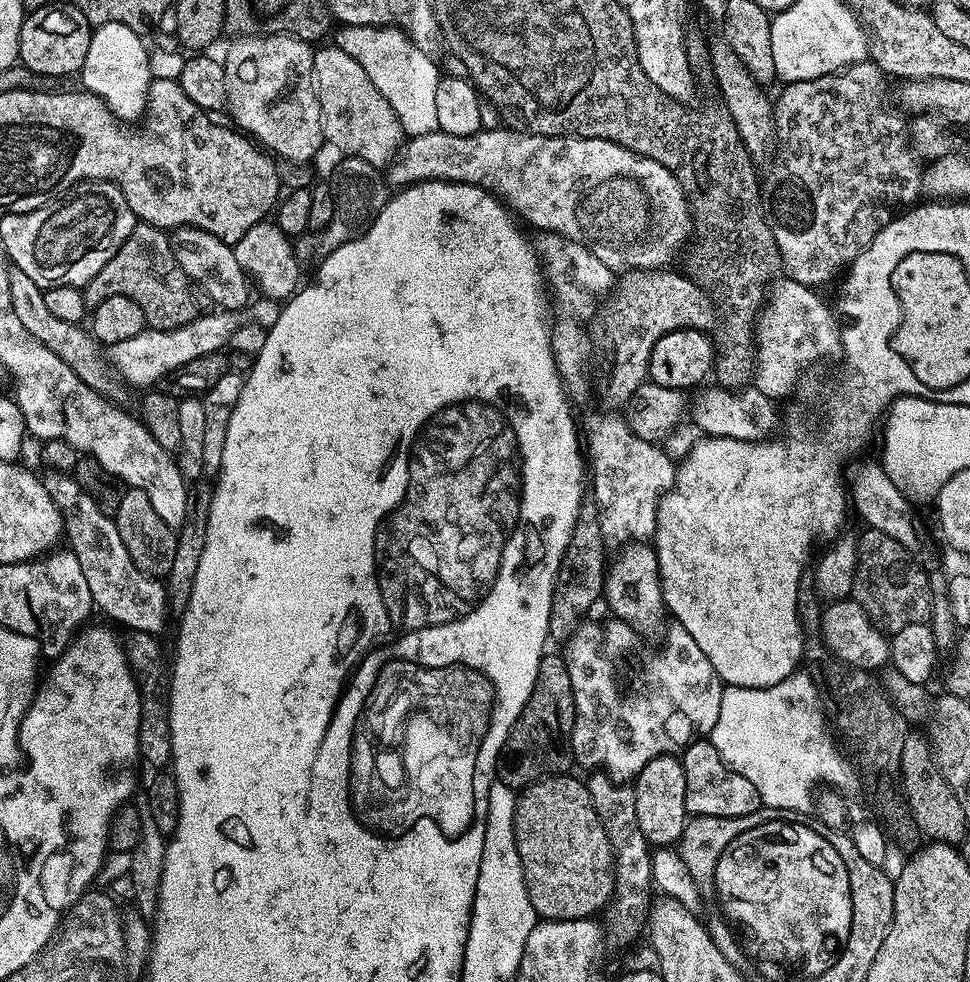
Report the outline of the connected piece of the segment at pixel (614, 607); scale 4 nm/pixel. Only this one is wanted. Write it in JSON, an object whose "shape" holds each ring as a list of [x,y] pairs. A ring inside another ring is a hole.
{"shape":[[[629,542],[619,549],[616,561],[607,565],[604,574],[604,591],[602,593],[603,603],[608,603],[608,608],[612,611],[611,615],[619,620],[621,624],[627,624],[633,633],[640,636],[661,635],[665,627],[666,609],[664,606],[664,595],[660,585],[660,567],[656,557],[656,549],[648,542]]]}

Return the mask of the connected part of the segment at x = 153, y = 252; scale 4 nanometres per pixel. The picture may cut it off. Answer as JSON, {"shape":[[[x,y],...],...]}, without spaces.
{"shape":[[[143,222],[137,223],[118,254],[114,254],[114,258],[110,258],[110,262],[106,262],[106,266],[102,266],[102,270],[98,270],[98,274],[94,274],[94,278],[90,278],[90,282],[82,288],[89,309],[98,307],[111,296],[134,298],[134,302],[142,306],[145,325],[162,329],[180,327],[198,315],[192,290],[194,288],[187,274],[176,261],[174,244],[169,233]]]}

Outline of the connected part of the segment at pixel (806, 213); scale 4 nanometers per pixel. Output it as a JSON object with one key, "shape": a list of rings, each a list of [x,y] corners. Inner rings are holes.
{"shape":[[[865,58],[858,64],[852,64],[849,68],[842,68],[838,72],[831,72],[822,78],[794,80],[785,83],[784,89],[780,92],[780,97],[775,97],[776,147],[770,160],[772,169],[769,170],[768,177],[765,180],[763,177],[762,180],[762,203],[764,214],[768,218],[769,226],[772,227],[772,233],[780,251],[780,263],[783,271],[799,283],[819,286],[818,284],[824,284],[827,280],[834,279],[836,275],[839,277],[848,265],[858,258],[858,254],[862,254],[862,250],[866,250],[866,246],[870,246],[870,242],[874,242],[874,238],[891,222],[892,217],[897,215],[898,209],[907,210],[921,199],[920,174],[922,164],[914,151],[914,140],[910,135],[909,121],[895,107],[892,109],[884,105],[884,95],[888,92],[888,83],[890,80],[884,71],[877,64],[872,63],[871,59]]]}

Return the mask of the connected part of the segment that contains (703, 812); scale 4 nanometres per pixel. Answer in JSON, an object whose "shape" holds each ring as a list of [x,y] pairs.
{"shape":[[[711,739],[695,740],[682,753],[682,763],[686,774],[686,810],[689,817],[717,816],[718,818],[738,818],[761,811],[760,795],[747,778],[742,778],[714,750]]]}

